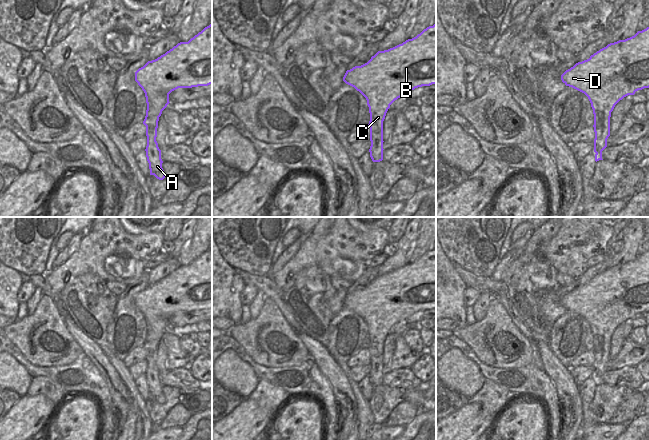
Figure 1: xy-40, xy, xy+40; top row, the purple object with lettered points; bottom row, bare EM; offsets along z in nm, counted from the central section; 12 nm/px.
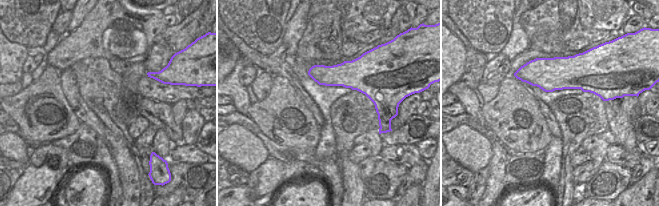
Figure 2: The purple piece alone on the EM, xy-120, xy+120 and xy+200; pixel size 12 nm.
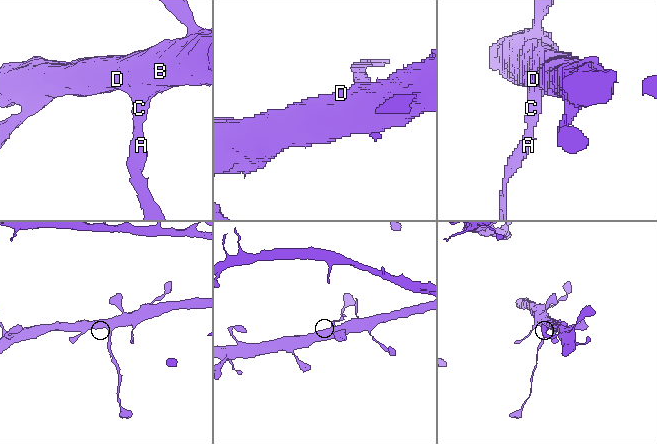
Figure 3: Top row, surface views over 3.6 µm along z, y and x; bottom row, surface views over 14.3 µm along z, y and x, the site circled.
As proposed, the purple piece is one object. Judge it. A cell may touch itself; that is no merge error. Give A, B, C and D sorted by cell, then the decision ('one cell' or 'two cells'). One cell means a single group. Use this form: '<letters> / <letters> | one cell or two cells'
A / B C D | two cells

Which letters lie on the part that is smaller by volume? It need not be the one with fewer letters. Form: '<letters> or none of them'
A

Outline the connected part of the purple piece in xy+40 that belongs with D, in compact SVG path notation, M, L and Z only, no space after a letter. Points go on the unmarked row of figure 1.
M649 251L630 262L610 267L589 283L576 287L561 299L561 304L588 321L594 338L594 376L603 375L610 360L610 341L615 329L624 321L649 312Z

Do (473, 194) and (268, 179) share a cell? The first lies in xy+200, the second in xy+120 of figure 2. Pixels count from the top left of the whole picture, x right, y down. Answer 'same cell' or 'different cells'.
same cell

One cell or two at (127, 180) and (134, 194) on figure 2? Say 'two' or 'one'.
one

